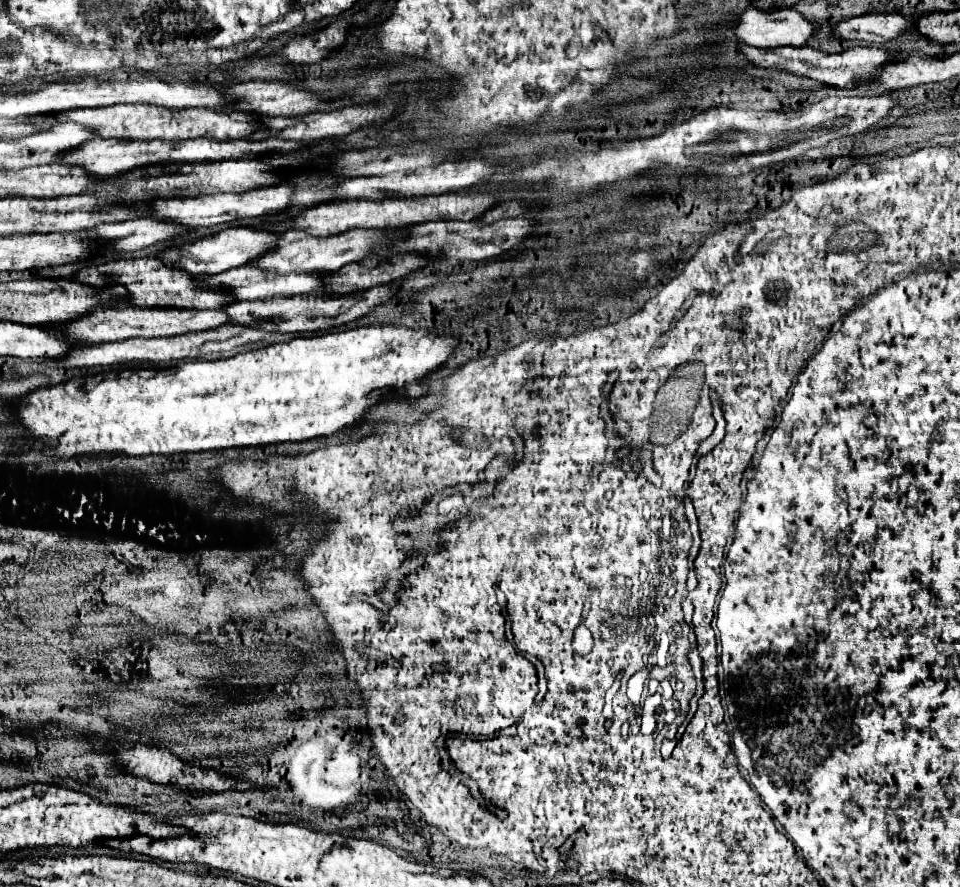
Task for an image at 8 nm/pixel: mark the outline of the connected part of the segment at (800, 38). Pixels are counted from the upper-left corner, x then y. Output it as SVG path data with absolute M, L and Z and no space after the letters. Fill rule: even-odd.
M749 6L743 14L735 18L733 30L735 36L749 46L773 48L803 46L815 32L815 26L793 8L759 12L753 6Z

